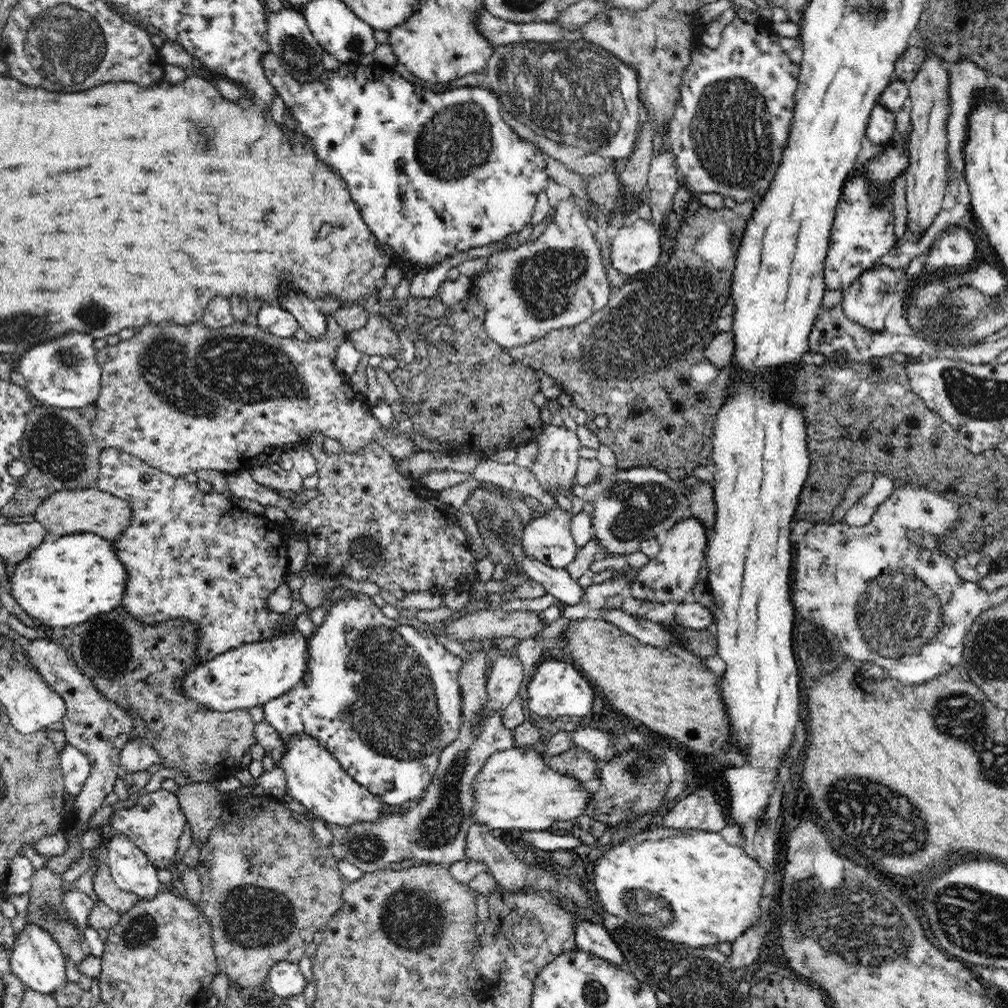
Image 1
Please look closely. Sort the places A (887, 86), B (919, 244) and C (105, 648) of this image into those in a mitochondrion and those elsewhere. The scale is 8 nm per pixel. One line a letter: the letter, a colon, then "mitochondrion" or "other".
A: other
B: other
C: mitochondrion

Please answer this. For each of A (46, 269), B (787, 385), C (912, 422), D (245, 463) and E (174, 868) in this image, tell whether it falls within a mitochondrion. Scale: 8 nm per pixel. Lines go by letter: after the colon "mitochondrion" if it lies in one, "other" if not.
A: other
B: mitochondrion
C: other
D: other
E: other

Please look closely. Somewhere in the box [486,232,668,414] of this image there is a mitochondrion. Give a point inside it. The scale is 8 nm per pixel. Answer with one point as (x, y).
(546, 283)

